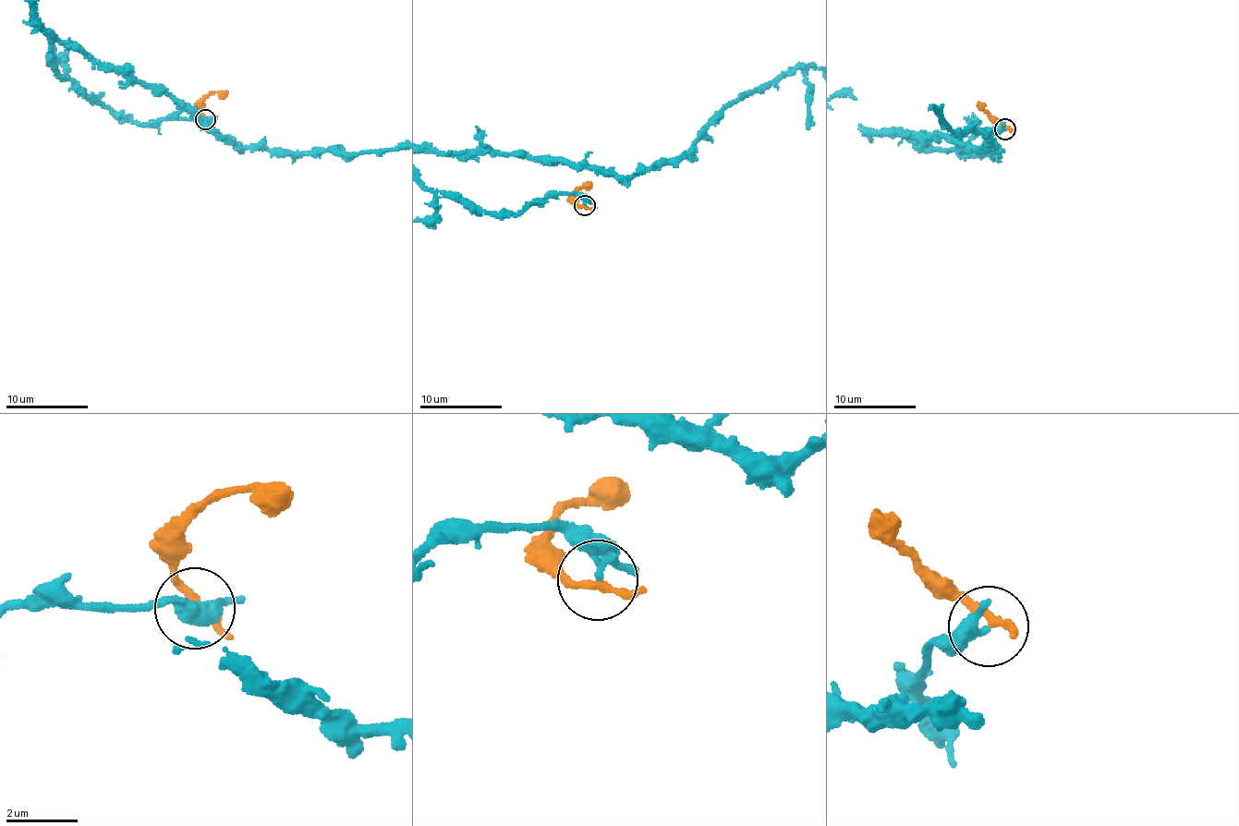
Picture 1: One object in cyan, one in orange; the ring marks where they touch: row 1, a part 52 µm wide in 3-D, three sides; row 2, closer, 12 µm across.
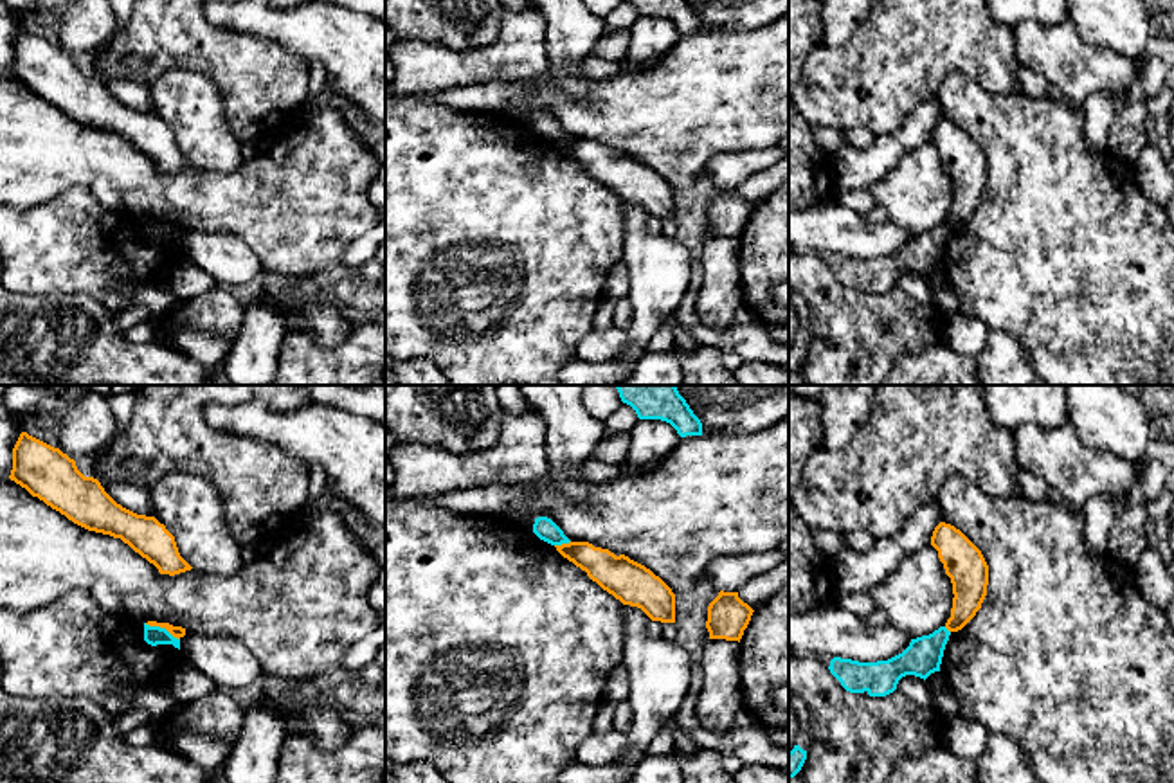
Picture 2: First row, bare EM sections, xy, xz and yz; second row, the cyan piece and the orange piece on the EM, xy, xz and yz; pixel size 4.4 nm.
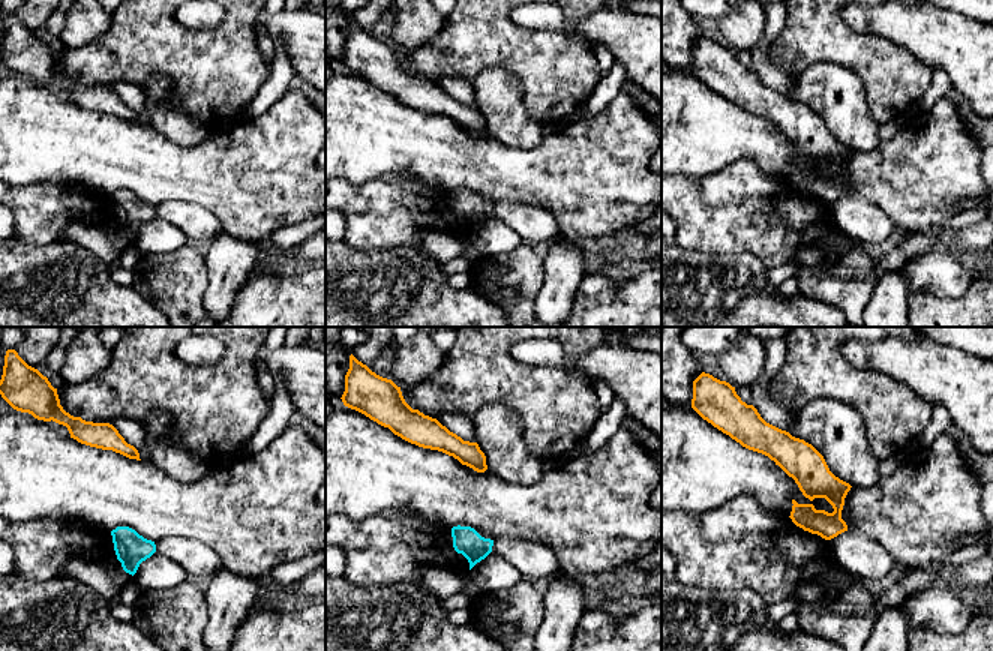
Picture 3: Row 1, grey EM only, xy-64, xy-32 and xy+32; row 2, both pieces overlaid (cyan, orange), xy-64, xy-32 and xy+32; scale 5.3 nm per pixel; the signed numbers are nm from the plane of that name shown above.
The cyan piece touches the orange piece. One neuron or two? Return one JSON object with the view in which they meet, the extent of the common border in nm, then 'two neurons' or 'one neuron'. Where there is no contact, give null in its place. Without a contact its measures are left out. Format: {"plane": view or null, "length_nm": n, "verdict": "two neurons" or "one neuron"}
{"plane": "xy", "length_nm": 180, "verdict": "two neurons"}

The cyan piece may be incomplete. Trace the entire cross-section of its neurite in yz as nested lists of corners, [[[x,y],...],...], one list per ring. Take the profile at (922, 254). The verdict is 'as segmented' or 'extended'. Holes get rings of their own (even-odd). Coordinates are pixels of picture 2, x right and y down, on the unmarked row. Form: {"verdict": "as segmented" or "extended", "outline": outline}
{"verdict": "as segmented", "outline": [[[940,223],[929,232],[911,236],[909,243],[888,256],[877,259],[859,259],[852,256],[834,254],[830,270],[850,290],[868,290],[870,293],[886,293],[897,286],[906,272],[927,275],[940,268],[942,254],[951,229]]]}

